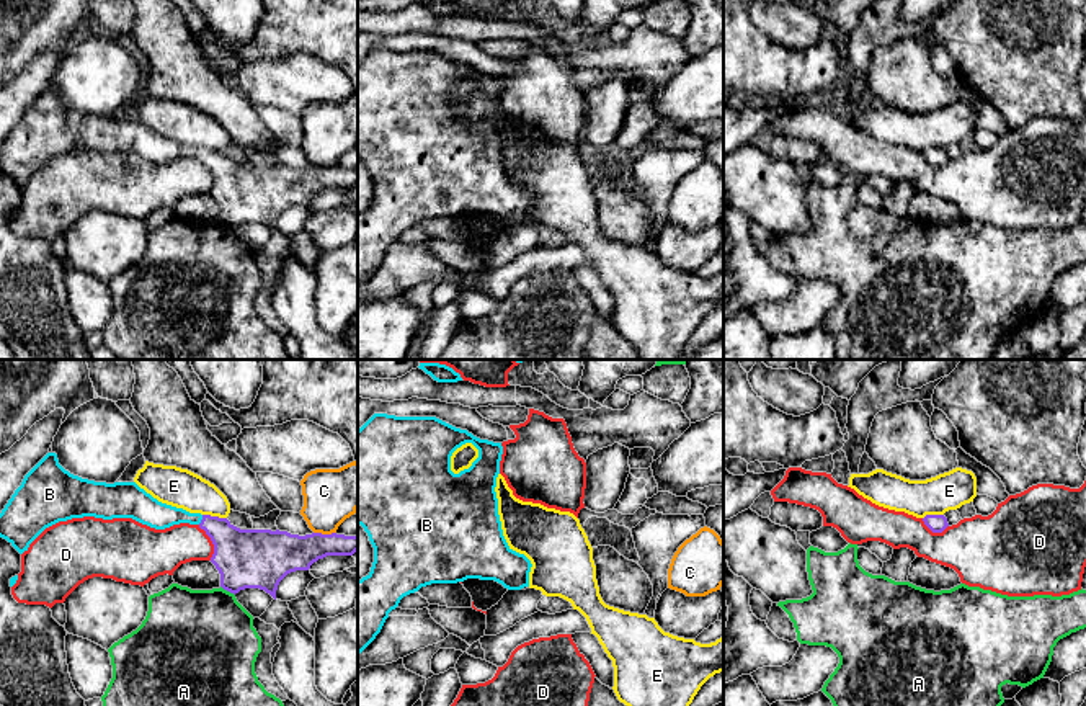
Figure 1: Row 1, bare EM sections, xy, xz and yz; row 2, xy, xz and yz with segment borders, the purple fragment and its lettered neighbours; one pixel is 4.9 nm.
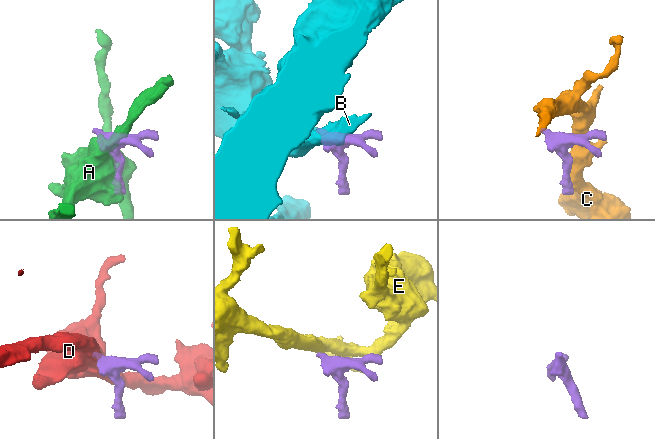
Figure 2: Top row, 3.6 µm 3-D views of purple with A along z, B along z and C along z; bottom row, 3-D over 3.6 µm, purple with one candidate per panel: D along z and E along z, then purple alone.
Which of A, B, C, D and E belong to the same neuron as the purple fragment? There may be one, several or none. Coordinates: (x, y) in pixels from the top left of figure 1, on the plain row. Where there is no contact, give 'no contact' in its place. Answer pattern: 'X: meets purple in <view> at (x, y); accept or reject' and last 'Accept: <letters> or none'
A: meets purple in xy at (227, 224); reject
B: meets purple in xy at (201, 154); accept
C: meets purple in xy at (325, 169); reject
D: meets purple in xy at (213, 177); reject
E: meets purple in xy at (214, 151); reject
Accept: B

